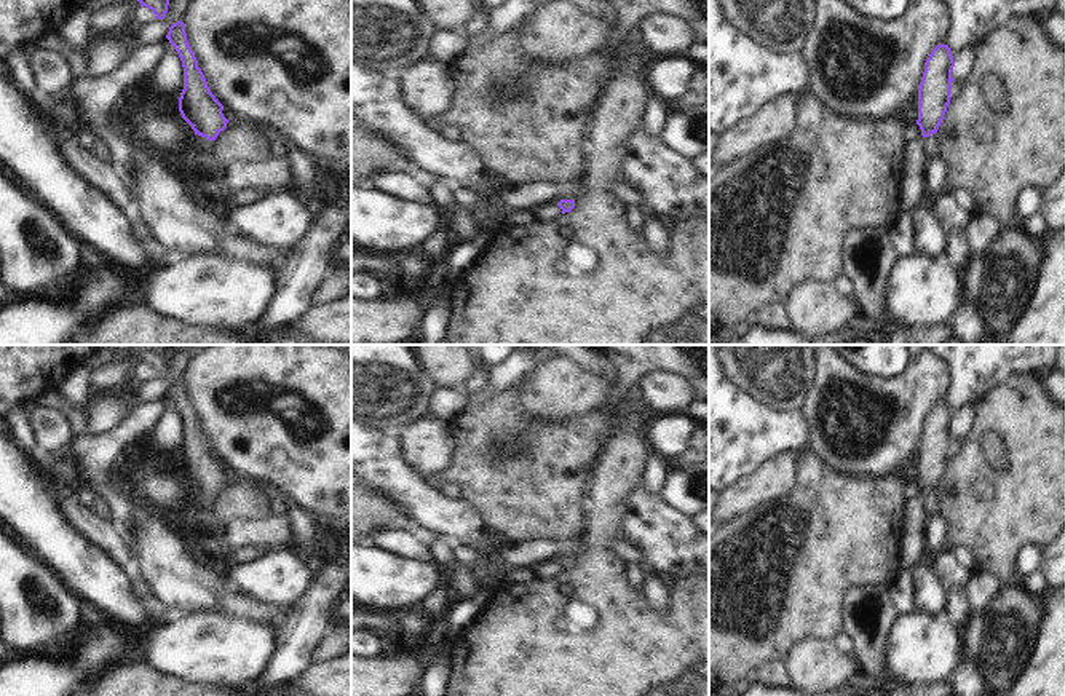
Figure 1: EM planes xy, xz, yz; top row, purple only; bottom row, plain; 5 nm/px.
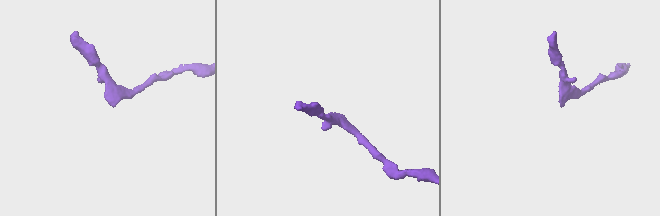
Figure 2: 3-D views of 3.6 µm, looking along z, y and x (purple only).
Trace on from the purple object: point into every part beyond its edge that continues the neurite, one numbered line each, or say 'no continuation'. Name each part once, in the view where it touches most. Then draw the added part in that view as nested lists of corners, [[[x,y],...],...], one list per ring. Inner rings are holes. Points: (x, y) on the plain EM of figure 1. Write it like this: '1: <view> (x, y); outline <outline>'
1: xy (198, 535); outline [[[195,492],[193,500],[182,512],[187,522],[184,540],[188,552],[206,552],[217,541],[212,532],[212,522],[216,520],[212,506],[214,498]]]

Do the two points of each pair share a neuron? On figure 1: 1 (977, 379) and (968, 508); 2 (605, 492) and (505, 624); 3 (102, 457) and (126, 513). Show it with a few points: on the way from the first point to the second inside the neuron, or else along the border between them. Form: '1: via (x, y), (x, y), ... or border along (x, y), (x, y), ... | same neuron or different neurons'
1: border along (1006, 380), (992, 388), (966, 414) | different neurons
2: via (596, 543), (589, 612), (567, 634), (556, 634) | same neuron
3: via (101, 471), (101, 487), (112, 498) | same neuron

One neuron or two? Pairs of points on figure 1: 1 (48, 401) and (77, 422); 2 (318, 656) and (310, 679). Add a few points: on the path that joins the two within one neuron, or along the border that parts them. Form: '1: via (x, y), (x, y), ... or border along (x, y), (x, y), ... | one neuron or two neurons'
1: via (56, 403), (72, 414) | one neuron
2: border along (334, 656), (313, 664) | two neurons

